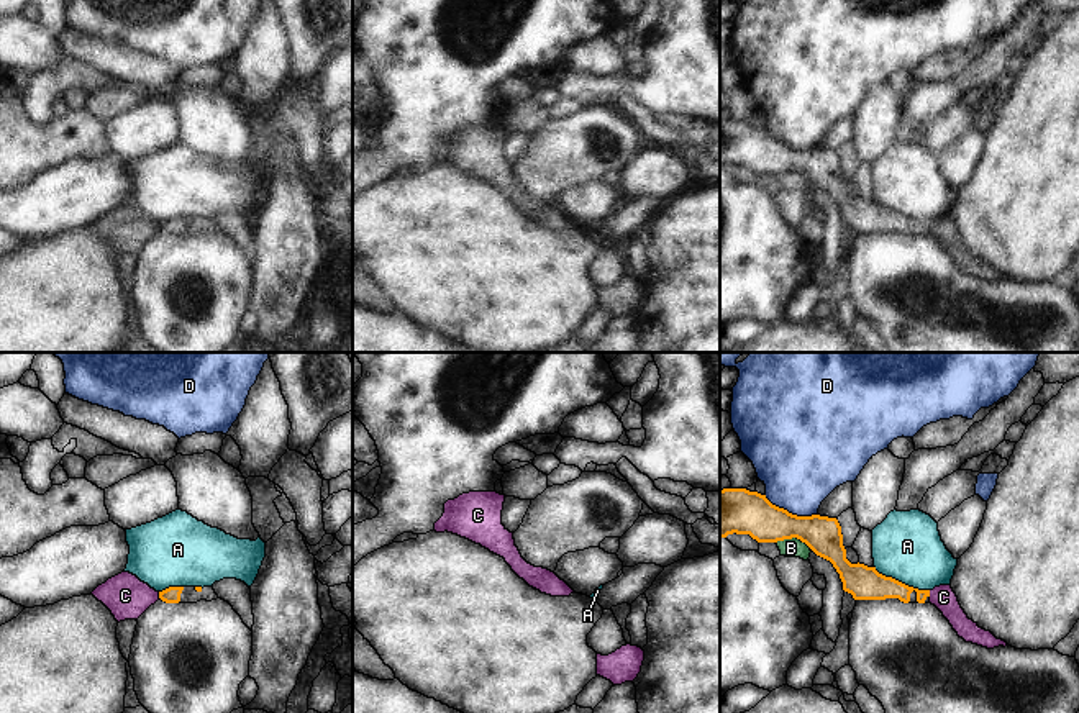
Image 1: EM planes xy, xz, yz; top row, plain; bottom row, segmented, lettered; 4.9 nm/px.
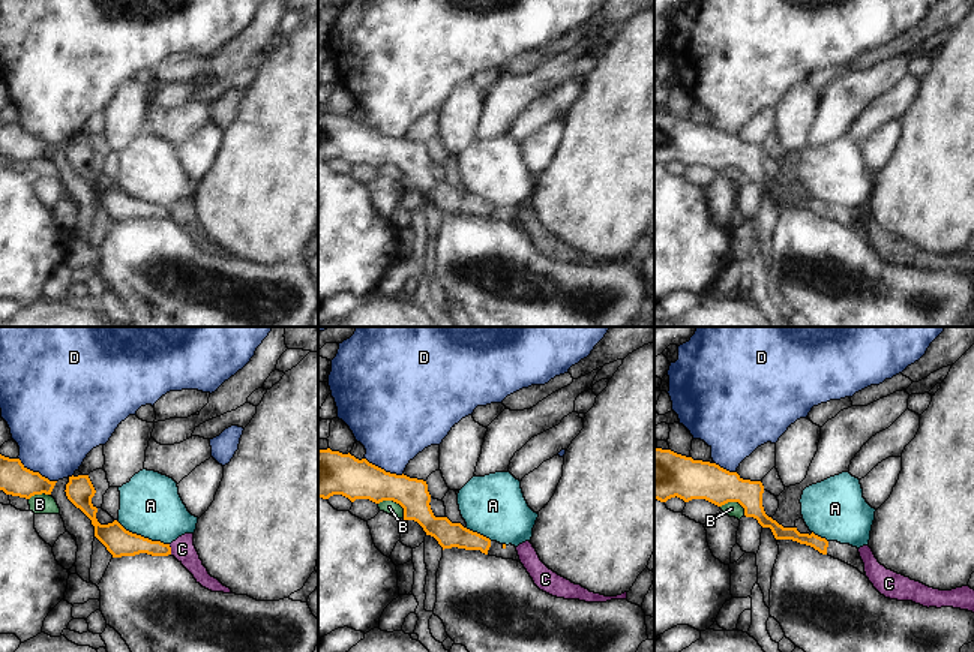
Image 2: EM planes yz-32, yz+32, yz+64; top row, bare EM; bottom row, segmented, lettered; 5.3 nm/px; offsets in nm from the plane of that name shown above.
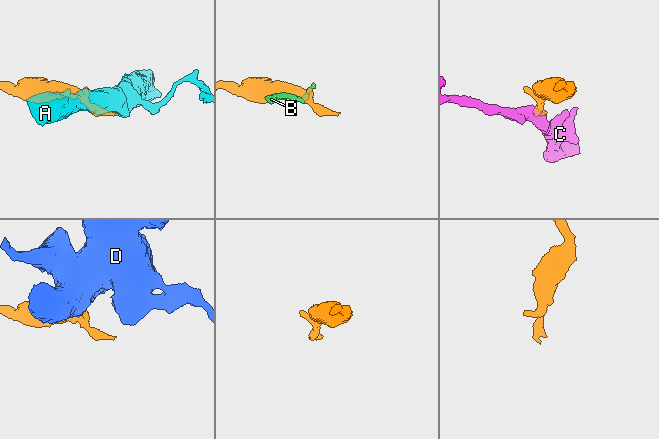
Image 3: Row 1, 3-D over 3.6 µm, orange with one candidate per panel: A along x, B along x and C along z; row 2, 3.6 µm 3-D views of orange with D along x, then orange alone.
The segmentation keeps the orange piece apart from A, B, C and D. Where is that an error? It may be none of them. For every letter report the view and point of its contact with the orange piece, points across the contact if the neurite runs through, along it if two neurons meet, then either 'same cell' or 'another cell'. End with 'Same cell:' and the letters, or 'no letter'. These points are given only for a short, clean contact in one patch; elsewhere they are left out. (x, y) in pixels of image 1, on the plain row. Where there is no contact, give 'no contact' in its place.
A: meets orange in yz at (901, 215); border along yz (874, 199), (886, 208), (928, 223); another cell
B: meets orange in yz at (794, 169); border along yz (776, 174), (799, 171), (810, 181); another cell
C: meets orange in xy at (159, 228); border along xy (158, 225), (161, 231); another cell
D: meets orange in yz at (791, 146); border along yz (764, 128), (792, 146), (815, 148); another cell
Same cell: no letter

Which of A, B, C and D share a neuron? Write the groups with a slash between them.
A / B / C / D

